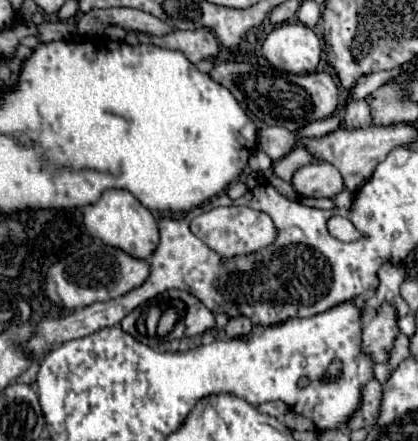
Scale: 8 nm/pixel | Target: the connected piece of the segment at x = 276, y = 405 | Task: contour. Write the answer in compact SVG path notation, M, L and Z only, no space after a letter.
M265 402L265 404L259 404L257 406L257 410L259 412L263 412L263 414L269 414L269 416L275 416L275 418L283 418L283 414L289 410L283 402Z

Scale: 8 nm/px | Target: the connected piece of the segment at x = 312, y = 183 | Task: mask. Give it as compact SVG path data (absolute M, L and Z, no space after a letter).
M311 162L293 174L291 186L299 196L335 198L335 194L343 190L343 178L335 166L327 162Z

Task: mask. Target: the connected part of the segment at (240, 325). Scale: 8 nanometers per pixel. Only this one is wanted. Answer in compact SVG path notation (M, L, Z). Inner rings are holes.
M239 318L239 320L229 320L229 324L225 328L225 334L229 338L247 338L251 334L251 330L253 330L251 320Z

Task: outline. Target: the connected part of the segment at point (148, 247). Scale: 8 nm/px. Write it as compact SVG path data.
M107 190L99 202L91 204L85 208L83 212L83 222L85 222L85 230L87 234L99 238L103 244L119 248L123 252L127 252L133 258L139 260L147 260L153 256L153 252L157 250L159 244L159 232L157 232L157 220L153 218L153 214L143 208L143 204L139 204L139 200L127 192L127 190Z

